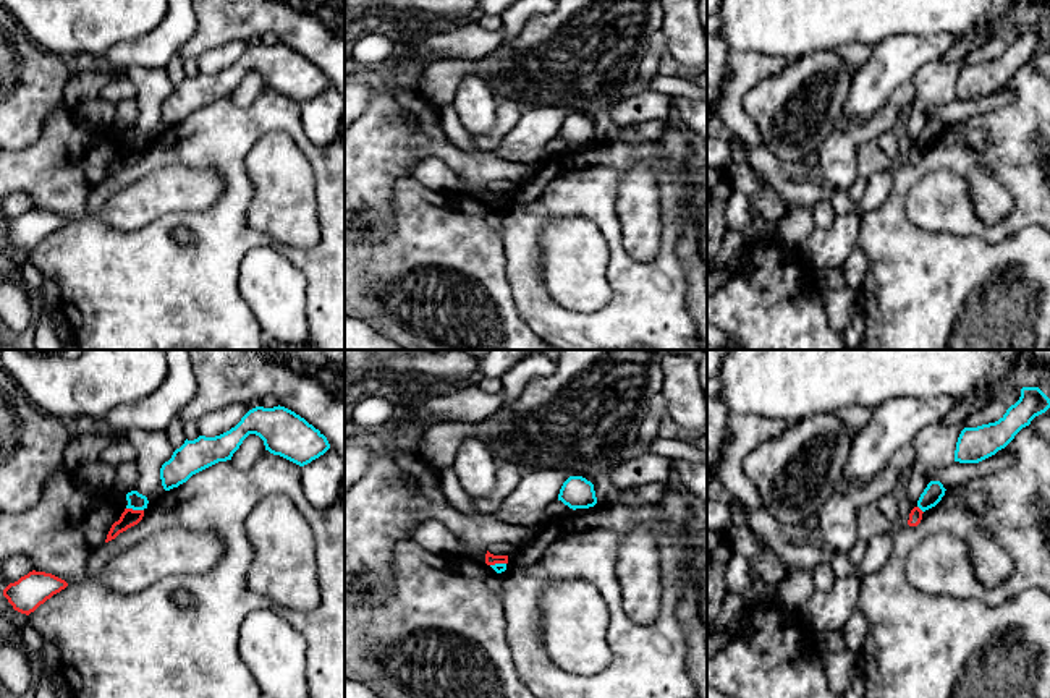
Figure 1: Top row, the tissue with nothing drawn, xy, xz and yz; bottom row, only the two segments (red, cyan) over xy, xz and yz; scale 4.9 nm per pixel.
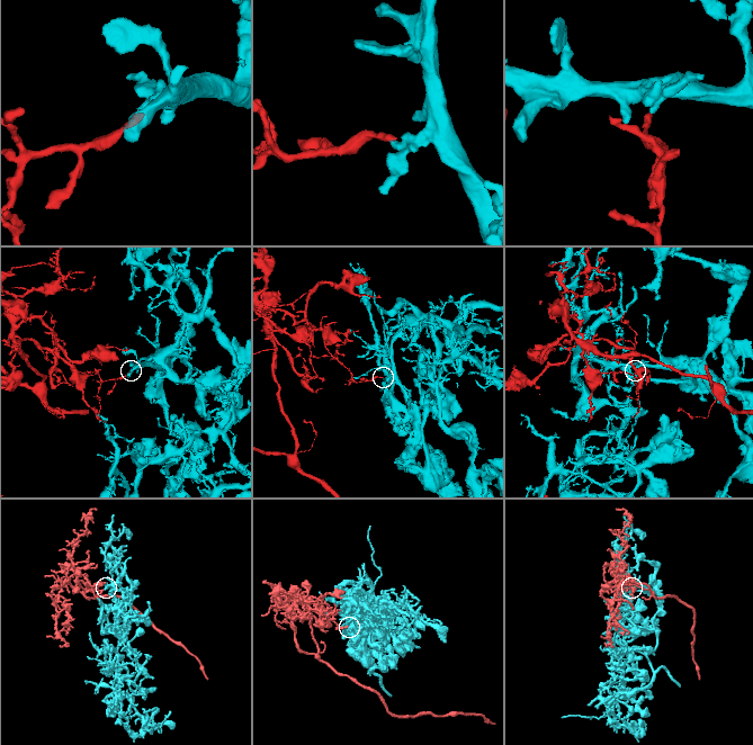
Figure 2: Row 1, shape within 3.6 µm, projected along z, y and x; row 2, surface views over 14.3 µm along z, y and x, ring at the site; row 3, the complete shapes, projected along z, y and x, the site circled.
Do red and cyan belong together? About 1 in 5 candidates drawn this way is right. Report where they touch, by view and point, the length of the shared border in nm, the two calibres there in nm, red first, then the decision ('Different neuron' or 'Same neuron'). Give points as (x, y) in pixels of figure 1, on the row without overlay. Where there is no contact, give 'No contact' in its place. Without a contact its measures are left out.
Touches red at xy (135, 148). Shared border 90 nm. Thickness 90 nm (red) against 90 nm. Different neuron

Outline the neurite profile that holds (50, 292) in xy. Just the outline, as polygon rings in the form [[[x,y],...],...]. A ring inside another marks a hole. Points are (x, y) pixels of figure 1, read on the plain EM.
[[[45,277],[45,282],[42,285],[42,298],[53,308],[60,306],[60,287],[57,285],[55,280],[50,277]]]

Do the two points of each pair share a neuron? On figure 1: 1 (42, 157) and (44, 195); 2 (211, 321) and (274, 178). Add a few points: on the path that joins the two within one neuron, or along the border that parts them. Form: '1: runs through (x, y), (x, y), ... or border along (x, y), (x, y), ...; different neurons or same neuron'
1: runs through (44, 167), (44, 185); same neuron
2: border along (253, 188), (248, 222), (287, 245); different neurons

